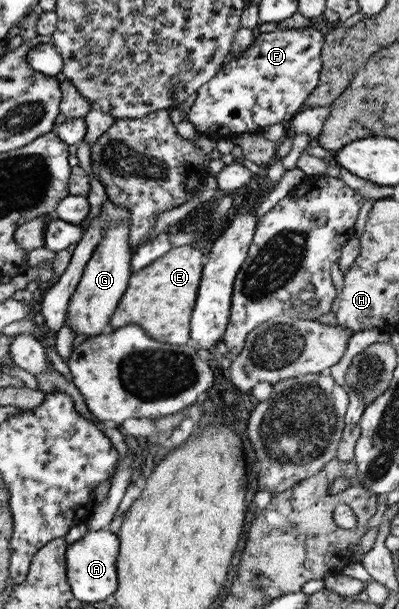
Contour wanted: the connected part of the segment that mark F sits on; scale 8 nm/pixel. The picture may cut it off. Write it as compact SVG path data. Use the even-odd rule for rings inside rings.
M315 26L260 33L250 47L236 49L234 58L226 66L222 66L208 85L201 87L196 102L187 114L189 122L199 134L216 138L230 138L233 134L262 131L265 127L282 121L288 124L292 117L303 110L306 98L317 88L323 64L323 45L323 31Z

